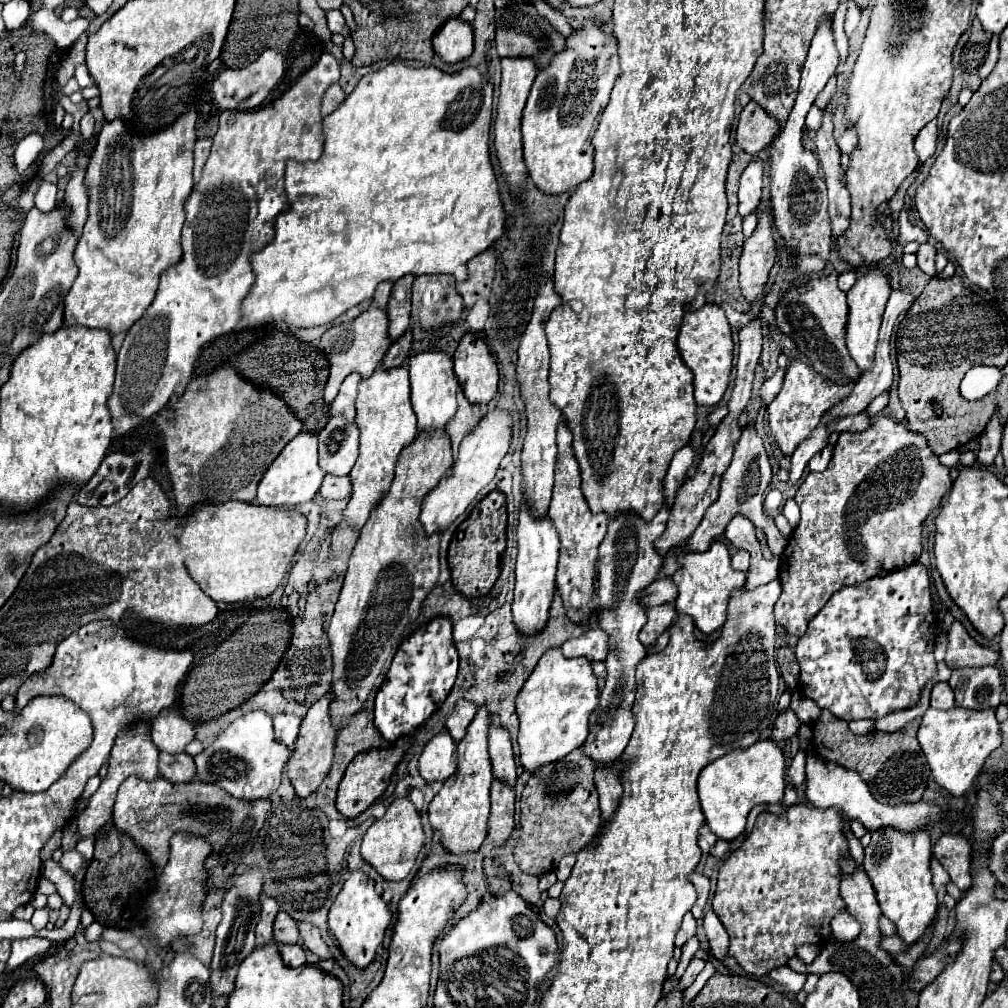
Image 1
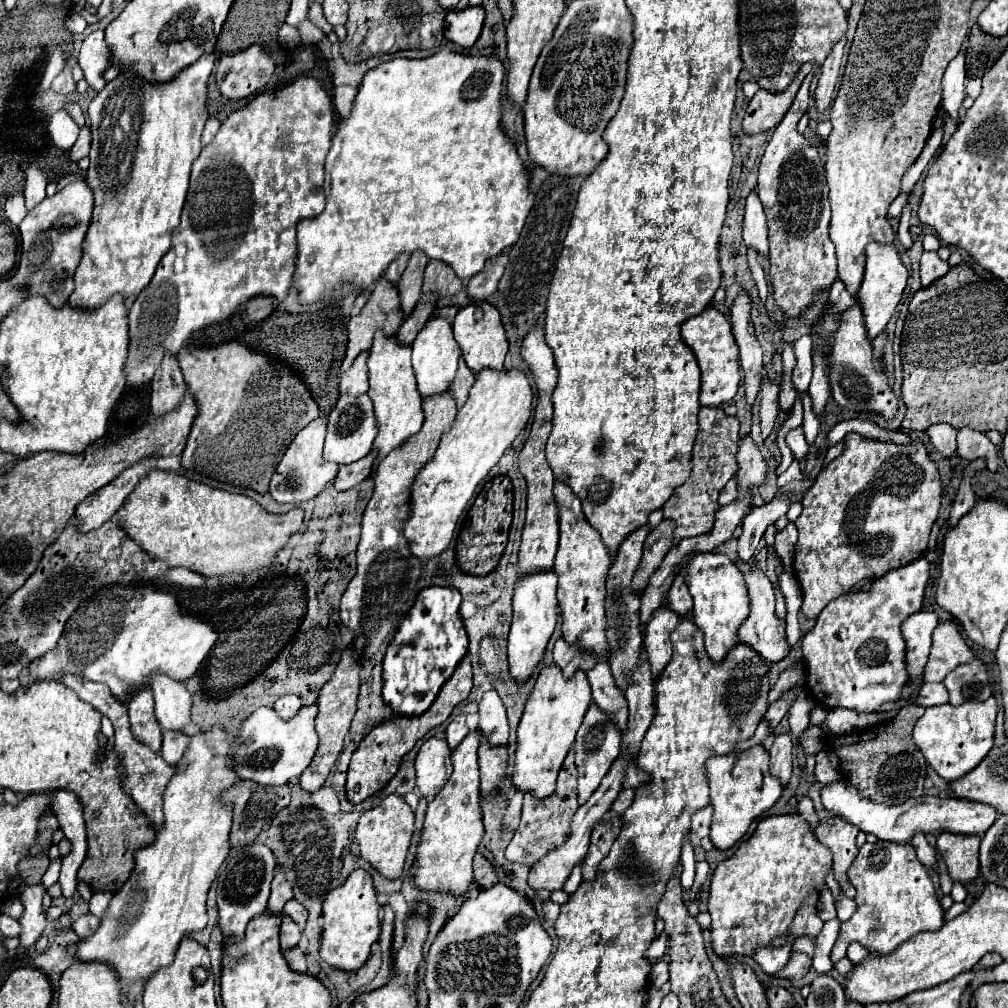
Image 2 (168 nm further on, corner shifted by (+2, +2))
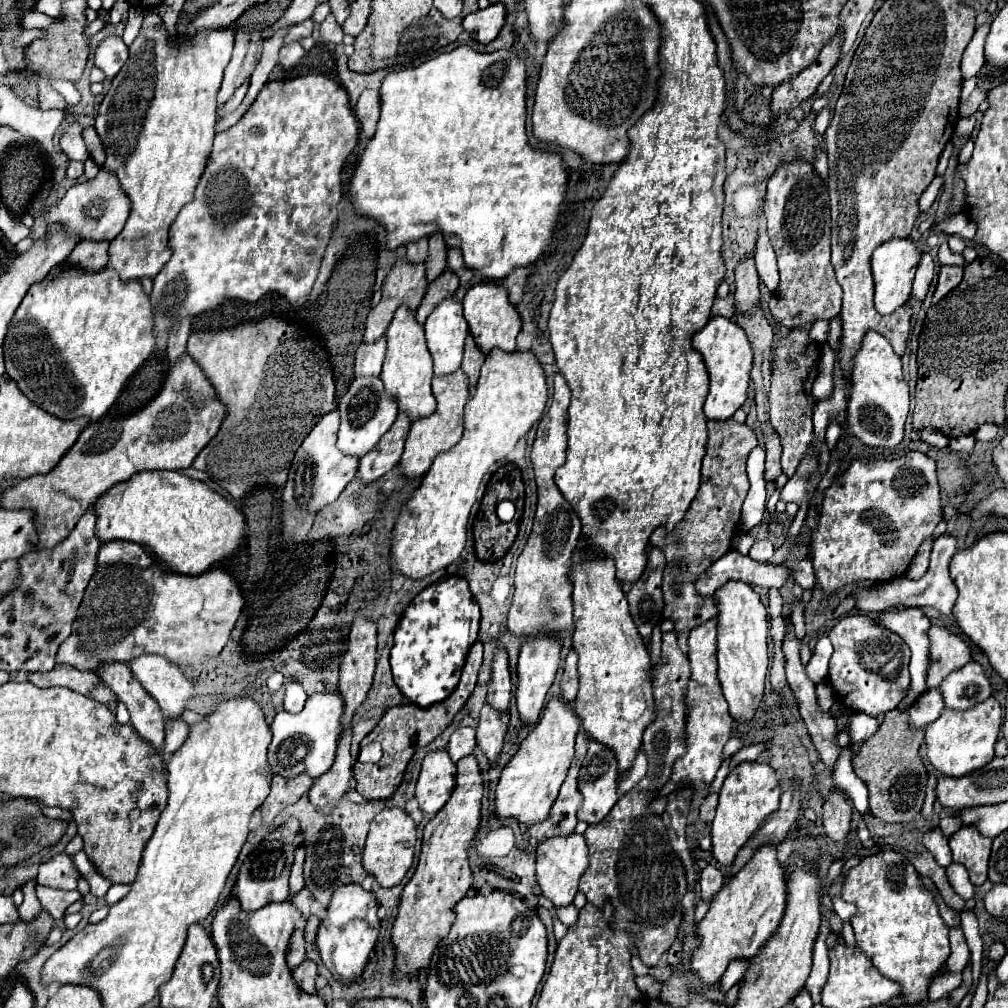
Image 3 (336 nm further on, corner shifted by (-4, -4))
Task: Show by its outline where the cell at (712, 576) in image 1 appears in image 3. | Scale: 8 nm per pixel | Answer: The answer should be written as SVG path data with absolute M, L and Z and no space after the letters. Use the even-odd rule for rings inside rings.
M741 581L725 583L713 597L719 607L717 659L719 659L719 681L723 685L723 695L729 703L729 711L735 721L751 721L755 717L757 707L763 701L765 677L769 667L767 609L763 607L759 595L747 583Z

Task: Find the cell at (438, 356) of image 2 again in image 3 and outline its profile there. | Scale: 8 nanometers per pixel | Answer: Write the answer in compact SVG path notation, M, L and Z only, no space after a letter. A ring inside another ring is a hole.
M455 295L443 299L443 303L431 311L425 323L425 333L435 375L449 375L461 367L467 331L463 303Z

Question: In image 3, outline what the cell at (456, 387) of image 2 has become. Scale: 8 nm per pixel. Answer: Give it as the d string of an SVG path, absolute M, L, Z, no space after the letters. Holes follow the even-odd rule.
M471 333L467 337L467 343L465 343L465 357L463 357L463 371L467 371L467 377L469 377L469 393L473 395L475 393L475 385L477 385L477 377L479 377L479 369L485 361L485 355L483 351L477 349L477 343L473 343L475 339L471 339Z

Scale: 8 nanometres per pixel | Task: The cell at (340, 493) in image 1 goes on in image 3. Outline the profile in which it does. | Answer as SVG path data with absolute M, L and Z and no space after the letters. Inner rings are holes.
M399 413L391 429L383 435L383 439L379 439L379 443L361 459L357 477L361 477L363 481L375 481L383 477L387 471L391 471L403 455L409 427L411 427L411 419Z

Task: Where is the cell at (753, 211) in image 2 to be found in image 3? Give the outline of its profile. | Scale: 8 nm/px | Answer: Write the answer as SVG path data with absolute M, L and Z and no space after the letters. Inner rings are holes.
M761 231L759 239L757 239L757 247L755 247L755 263L757 263L757 271L761 281L765 283L765 287L769 291L775 291L779 285L779 273L777 273L777 259L775 259L775 251L767 239L767 233Z

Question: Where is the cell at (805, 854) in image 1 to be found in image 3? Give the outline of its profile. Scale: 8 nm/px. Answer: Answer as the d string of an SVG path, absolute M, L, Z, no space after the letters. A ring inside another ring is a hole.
M777 845L761 847L751 863L747 863L735 879L715 895L709 913L697 925L699 947L691 955L691 973L697 975L705 985L713 987L725 973L733 959L745 959L757 955L763 943L777 931L779 921L785 913L787 881L783 867L777 861Z

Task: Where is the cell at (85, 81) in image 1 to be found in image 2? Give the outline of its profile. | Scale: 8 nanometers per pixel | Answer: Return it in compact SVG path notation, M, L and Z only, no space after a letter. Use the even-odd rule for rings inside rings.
M93 31L85 37L79 53L79 67L83 69L85 81L91 89L101 91L105 87L103 73L109 69L109 47L105 43L103 31Z

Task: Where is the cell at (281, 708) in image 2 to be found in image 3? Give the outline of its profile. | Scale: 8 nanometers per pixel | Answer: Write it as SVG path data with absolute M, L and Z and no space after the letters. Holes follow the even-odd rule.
M289 683L287 685L287 691L285 691L285 711L289 713L299 713L305 705L305 691L299 683Z

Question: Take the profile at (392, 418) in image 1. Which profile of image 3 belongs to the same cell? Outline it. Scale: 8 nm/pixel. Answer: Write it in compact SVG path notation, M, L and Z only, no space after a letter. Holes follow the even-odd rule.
M401 305L395 311L395 317L387 329L387 355L383 361L381 379L385 383L387 393L397 397L399 411L409 413L409 417L415 421L419 417L427 417L435 411L435 397L431 391L431 353L427 351L425 343L425 331L423 325L417 323L415 311L411 311L407 305Z

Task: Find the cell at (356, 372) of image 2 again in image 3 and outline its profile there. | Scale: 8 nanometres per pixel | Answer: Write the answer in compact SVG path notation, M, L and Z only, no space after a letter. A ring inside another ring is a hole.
M385 335L375 343L361 343L355 357L355 375L379 375L385 357Z

